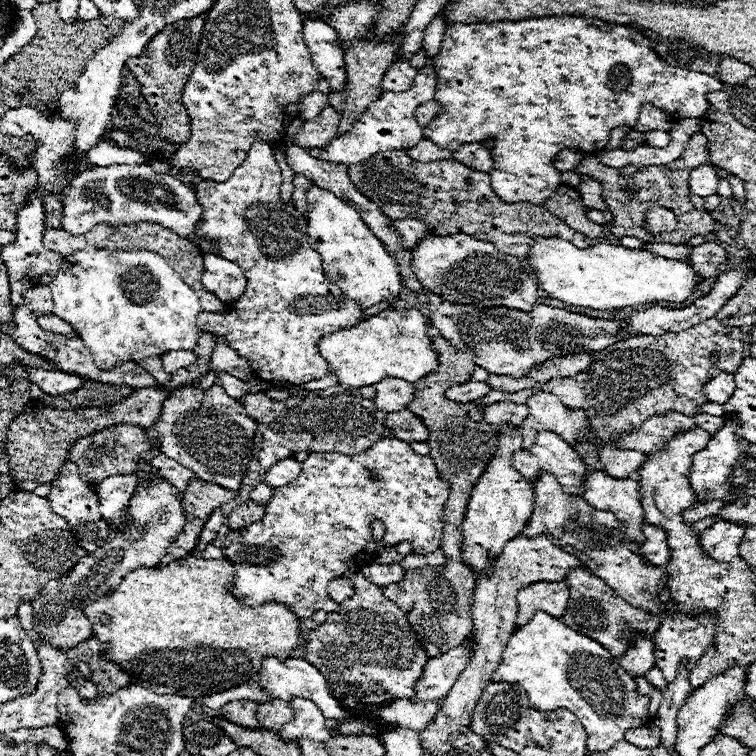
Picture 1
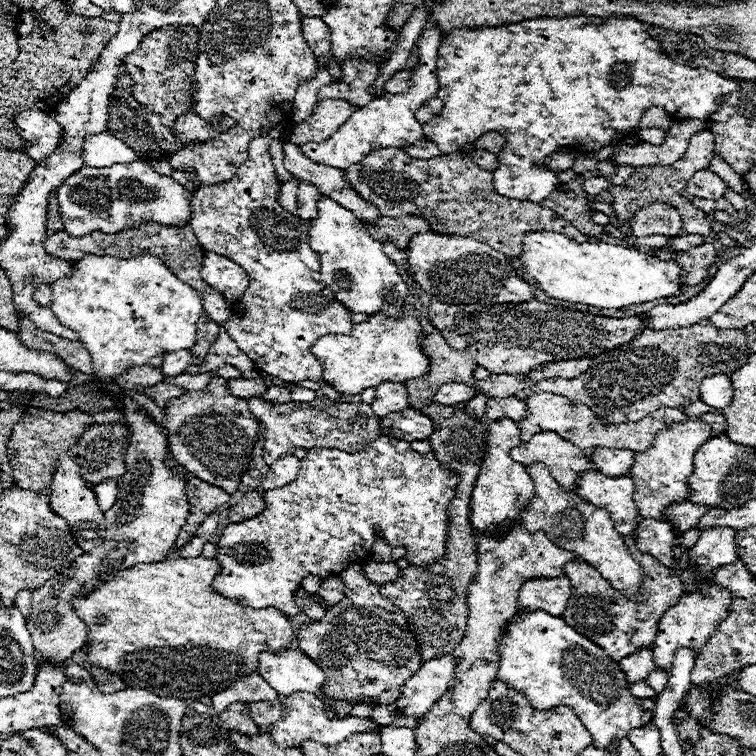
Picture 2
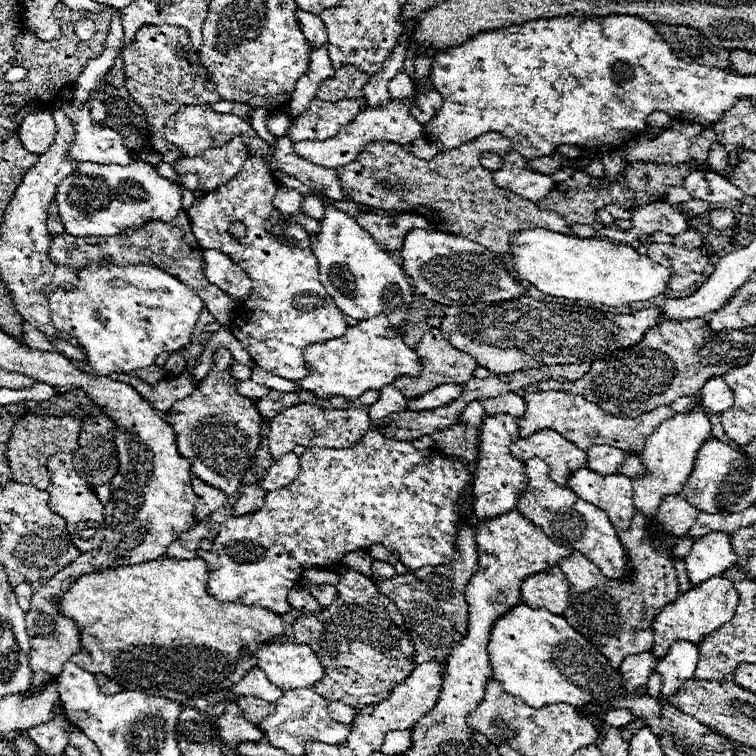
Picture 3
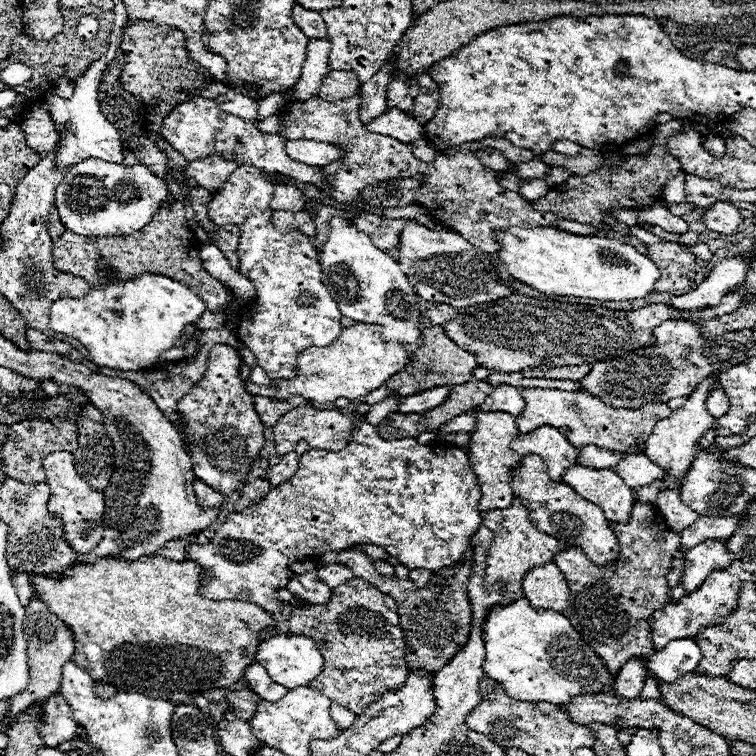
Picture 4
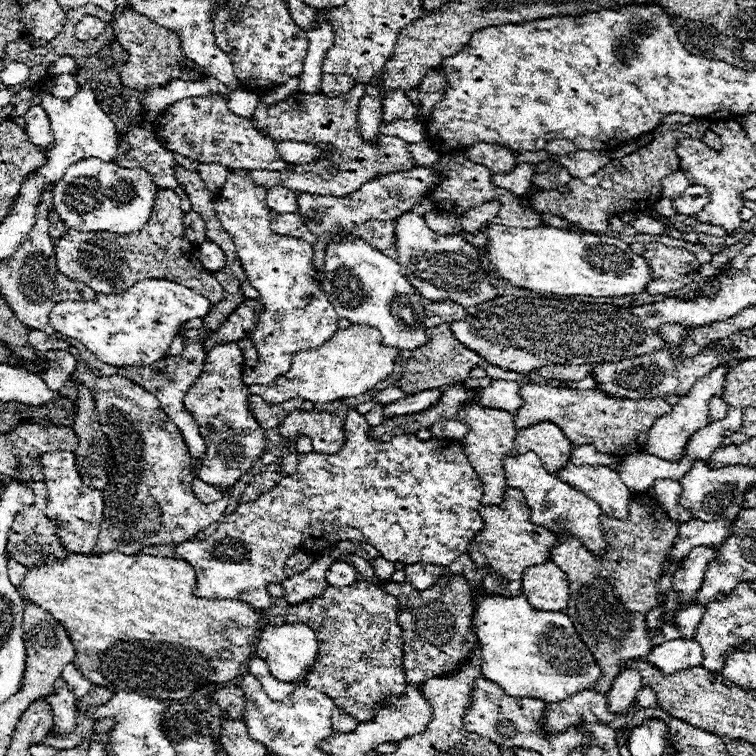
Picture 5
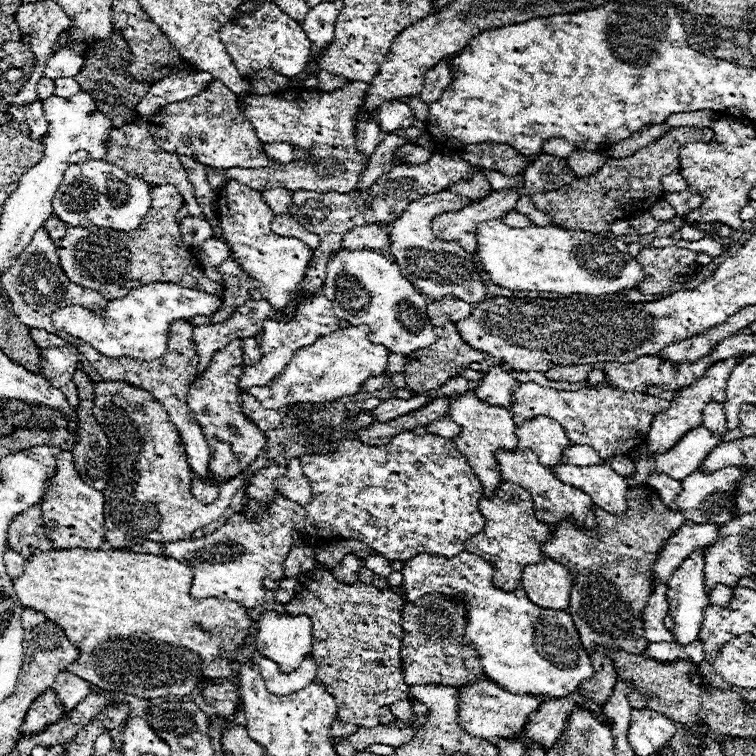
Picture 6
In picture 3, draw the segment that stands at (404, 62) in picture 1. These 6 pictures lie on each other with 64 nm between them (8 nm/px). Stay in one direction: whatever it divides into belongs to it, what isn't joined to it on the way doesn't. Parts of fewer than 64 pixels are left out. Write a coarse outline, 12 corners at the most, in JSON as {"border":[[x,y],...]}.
{"border":[[398,72],[388,82],[390,98],[408,98],[414,84],[408,74]]}

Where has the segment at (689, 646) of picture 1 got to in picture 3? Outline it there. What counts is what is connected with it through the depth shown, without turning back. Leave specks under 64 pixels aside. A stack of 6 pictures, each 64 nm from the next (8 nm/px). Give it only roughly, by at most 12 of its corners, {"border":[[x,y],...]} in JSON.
{"border":[[734,584],[694,586],[654,620],[652,654],[672,642],[700,644],[734,616]]}

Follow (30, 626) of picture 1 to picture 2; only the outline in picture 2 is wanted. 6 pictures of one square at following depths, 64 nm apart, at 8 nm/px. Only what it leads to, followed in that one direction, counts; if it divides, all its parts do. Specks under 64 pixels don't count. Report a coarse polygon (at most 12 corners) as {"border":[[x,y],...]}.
{"border":[[22,590],[15,602],[26,622],[30,616],[32,594]]}

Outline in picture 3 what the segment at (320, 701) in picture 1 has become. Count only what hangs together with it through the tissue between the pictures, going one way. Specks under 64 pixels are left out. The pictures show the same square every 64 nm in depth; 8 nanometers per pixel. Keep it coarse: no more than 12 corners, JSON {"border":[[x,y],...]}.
{"border":[[266,644],[258,668],[282,692],[324,678],[306,644]]}

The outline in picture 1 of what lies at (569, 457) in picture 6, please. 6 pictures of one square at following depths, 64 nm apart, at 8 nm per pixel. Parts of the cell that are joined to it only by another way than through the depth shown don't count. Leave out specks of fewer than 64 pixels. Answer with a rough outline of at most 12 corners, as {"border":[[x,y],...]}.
{"border":[[604,448],[604,472],[612,478],[634,478],[648,454]]}

